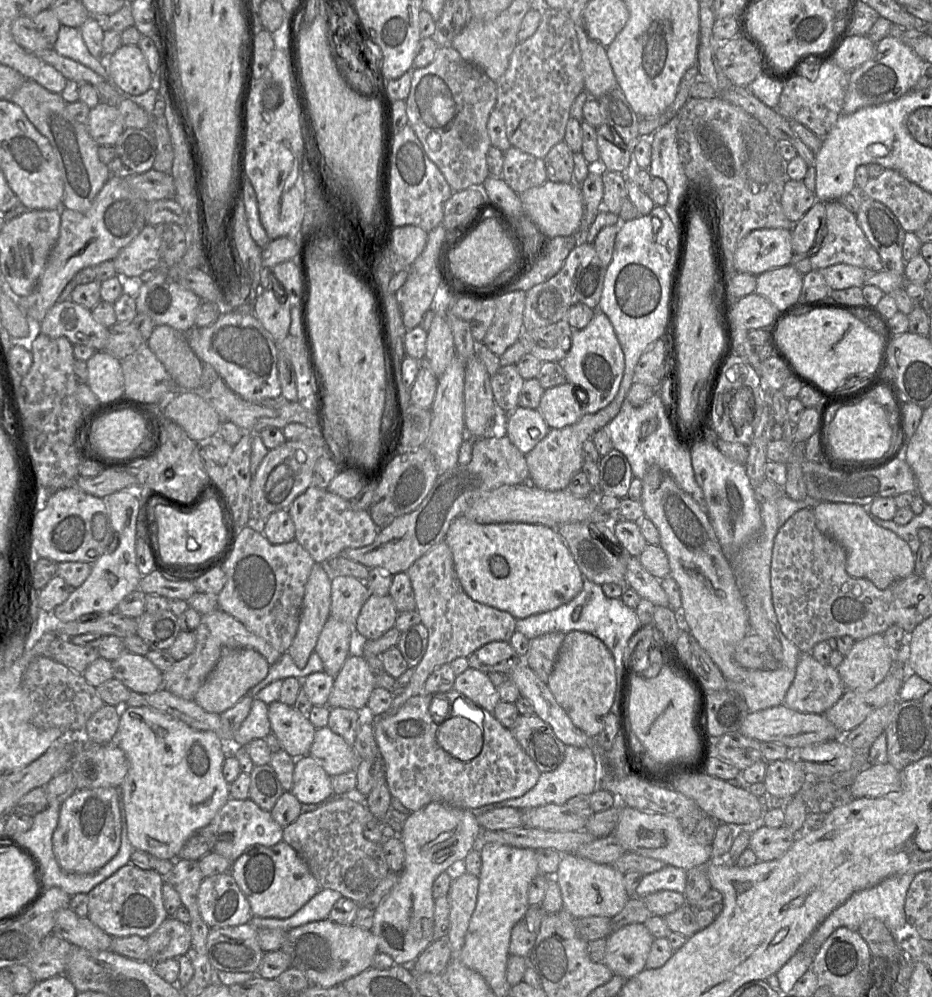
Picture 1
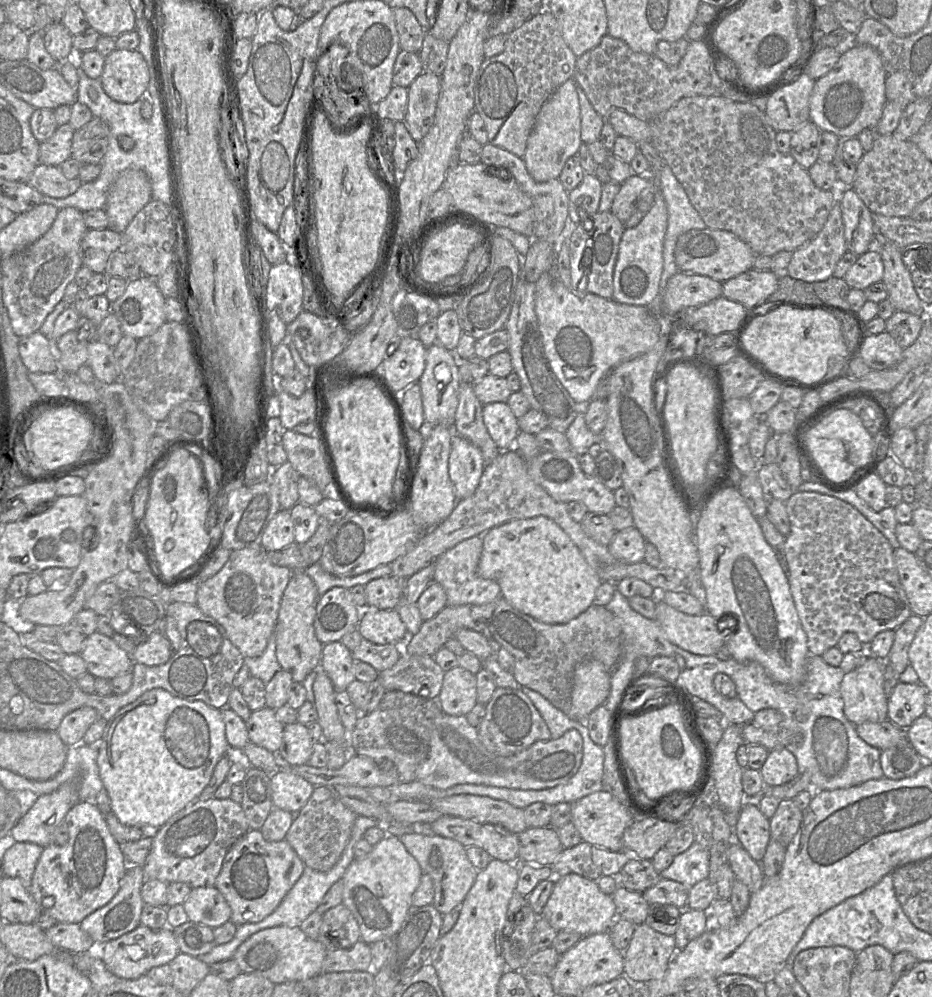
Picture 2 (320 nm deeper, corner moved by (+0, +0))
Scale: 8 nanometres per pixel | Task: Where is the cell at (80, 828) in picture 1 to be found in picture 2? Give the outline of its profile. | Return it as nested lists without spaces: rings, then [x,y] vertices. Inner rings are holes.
[[[79,801],[67,812],[63,823],[67,827],[67,843],[62,846],[51,843],[43,848],[28,891],[42,914],[50,915],[57,923],[79,924],[85,917],[106,905],[116,895],[129,864],[120,845],[109,832],[103,813],[93,801]]]

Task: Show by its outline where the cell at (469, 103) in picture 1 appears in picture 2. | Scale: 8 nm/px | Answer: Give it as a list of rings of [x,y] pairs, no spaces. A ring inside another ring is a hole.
[[[422,72],[407,88],[408,104],[403,123],[415,142],[427,134],[434,122],[440,85],[440,76]]]

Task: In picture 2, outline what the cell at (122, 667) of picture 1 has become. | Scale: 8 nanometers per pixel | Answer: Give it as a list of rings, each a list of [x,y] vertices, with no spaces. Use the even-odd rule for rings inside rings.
[[[97,631],[86,636],[80,656],[86,663],[87,672],[96,678],[112,680],[131,672],[134,665],[131,655],[120,648],[112,637]]]

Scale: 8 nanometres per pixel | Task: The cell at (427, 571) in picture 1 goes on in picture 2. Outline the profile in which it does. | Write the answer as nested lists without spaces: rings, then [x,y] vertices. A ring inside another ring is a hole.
[[[474,536],[461,541],[433,561],[433,581],[439,583],[445,590],[447,605],[483,605],[502,596],[501,588],[497,582],[482,578],[477,573],[482,549],[482,536]]]

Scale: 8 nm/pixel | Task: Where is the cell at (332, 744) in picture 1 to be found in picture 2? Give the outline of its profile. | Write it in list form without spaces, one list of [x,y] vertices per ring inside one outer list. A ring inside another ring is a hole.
[[[299,722],[286,724],[283,729],[283,747],[277,755],[287,765],[307,764],[313,743],[305,725]]]

